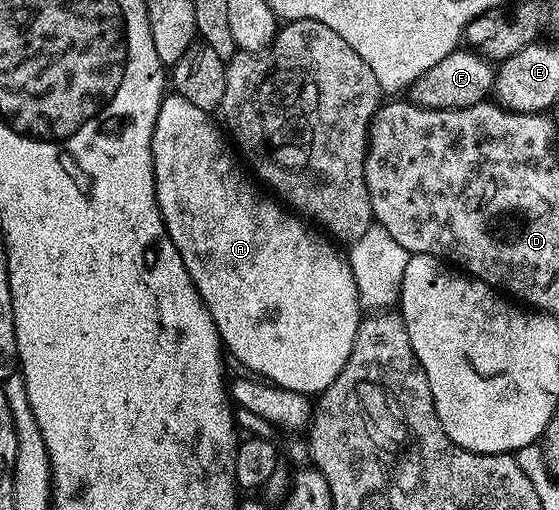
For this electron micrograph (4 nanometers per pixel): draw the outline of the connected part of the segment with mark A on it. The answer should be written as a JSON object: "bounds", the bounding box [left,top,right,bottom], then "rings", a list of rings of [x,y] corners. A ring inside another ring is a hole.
{"bounds":[151,92,363,396],"rings":[[[176,92],[166,93],[161,99],[161,107],[157,113],[151,140],[151,156],[153,157],[153,191],[157,197],[157,207],[161,213],[165,230],[187,268],[193,286],[205,302],[207,312],[215,324],[222,347],[227,351],[228,357],[230,354],[239,365],[249,369],[246,371],[250,375],[260,376],[266,383],[282,386],[296,394],[319,396],[333,383],[335,376],[339,376],[339,372],[347,364],[347,360],[351,356],[353,341],[357,335],[357,325],[360,324],[363,317],[363,307],[357,297],[357,285],[353,279],[353,271],[349,269],[348,261],[342,255],[341,258],[337,255],[337,250],[333,247],[336,245],[332,241],[326,240],[320,233],[310,229],[300,217],[294,216],[288,209],[278,205],[276,201],[268,202],[265,198],[256,198],[249,190],[240,190],[231,179],[225,178],[225,142],[221,139],[222,131],[219,126],[219,131],[217,131],[216,124],[209,118],[212,117],[206,111],[195,108],[195,104],[191,104],[189,100],[179,96]]]}

